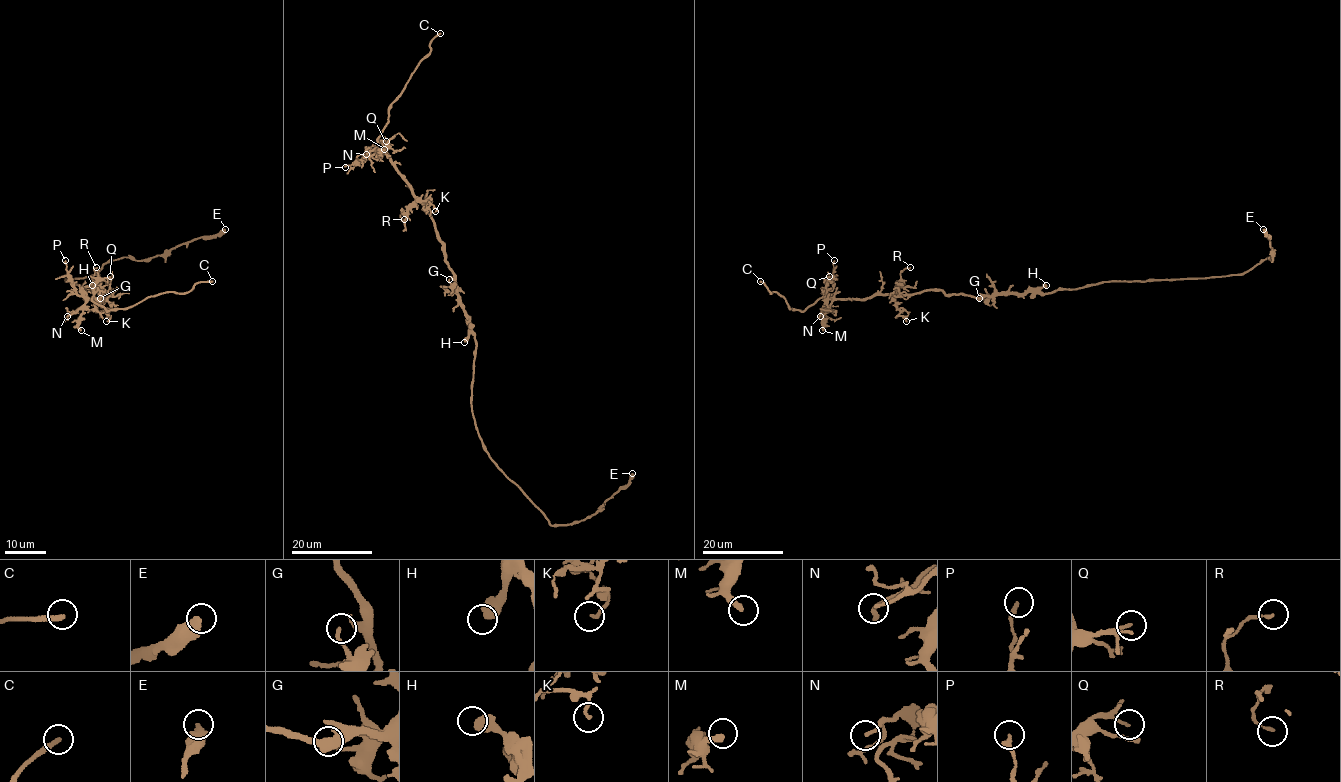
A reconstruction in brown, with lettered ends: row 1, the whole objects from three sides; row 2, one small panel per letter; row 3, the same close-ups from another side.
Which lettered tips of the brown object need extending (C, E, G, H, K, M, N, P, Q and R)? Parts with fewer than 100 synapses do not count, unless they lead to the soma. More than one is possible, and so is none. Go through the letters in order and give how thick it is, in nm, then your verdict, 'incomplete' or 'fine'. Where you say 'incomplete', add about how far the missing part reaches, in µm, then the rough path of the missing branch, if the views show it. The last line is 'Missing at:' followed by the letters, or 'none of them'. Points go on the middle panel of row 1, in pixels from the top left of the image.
C: calibre 260 nm; incomplete; missing 30 µm
E: calibre 360 nm; fine
G: calibre 160 nm; fine
H: calibre 400 nm; fine
K: calibre 120 nm; fine
M: calibre 320 nm; fine
N: calibre 120 nm; fine
P: calibre 240 nm; fine
Q: calibre 110 nm; fine
R: calibre 120 nm; fine
Missing at: C

